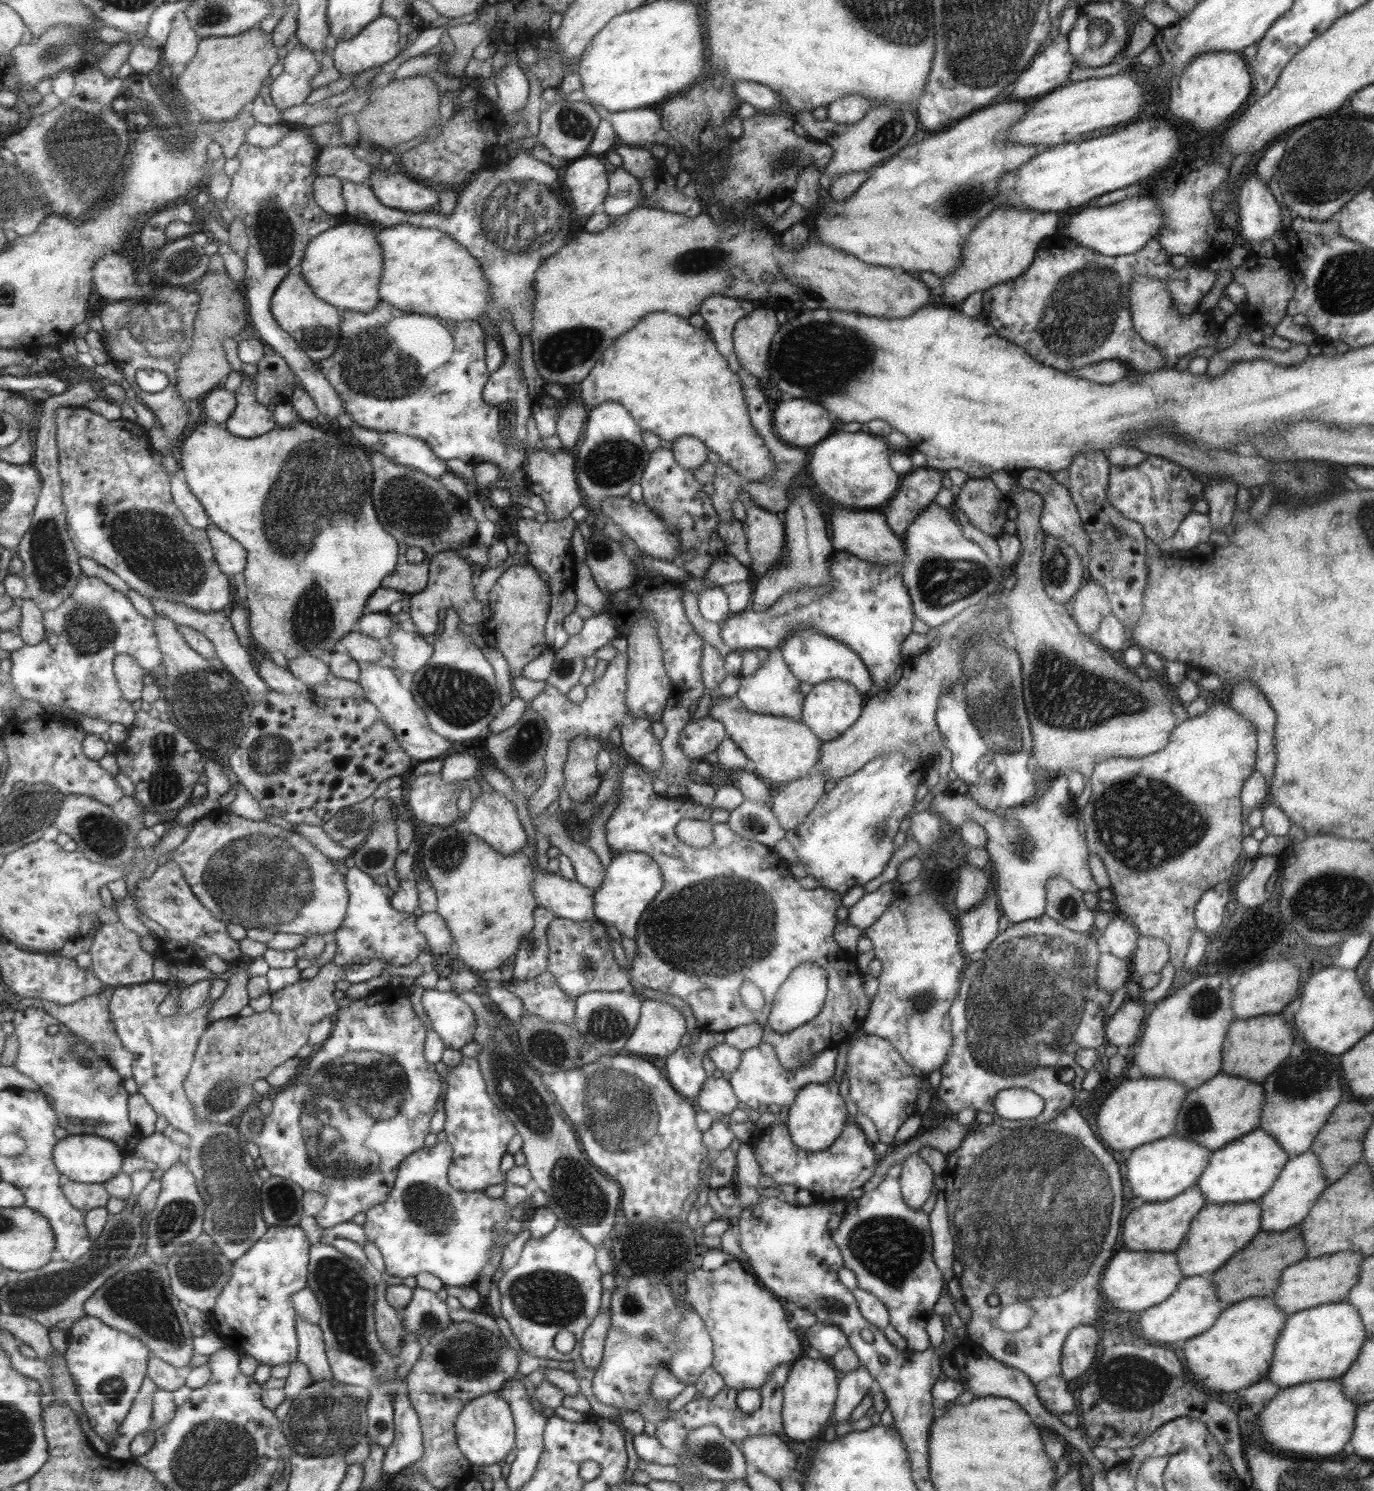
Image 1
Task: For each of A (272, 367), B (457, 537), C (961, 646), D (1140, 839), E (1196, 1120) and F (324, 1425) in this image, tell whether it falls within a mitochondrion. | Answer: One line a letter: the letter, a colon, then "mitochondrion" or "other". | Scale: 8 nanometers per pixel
A: other
B: other
C: mitochondrion
D: mitochondrion
E: mitochondrion
F: mitochondrion

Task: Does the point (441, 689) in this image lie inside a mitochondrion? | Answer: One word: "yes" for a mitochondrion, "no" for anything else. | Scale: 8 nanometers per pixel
yes

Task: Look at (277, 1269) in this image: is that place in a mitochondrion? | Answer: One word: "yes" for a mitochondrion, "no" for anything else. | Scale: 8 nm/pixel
no

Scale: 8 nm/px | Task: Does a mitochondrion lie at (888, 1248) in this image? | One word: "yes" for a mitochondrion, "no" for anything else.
yes

